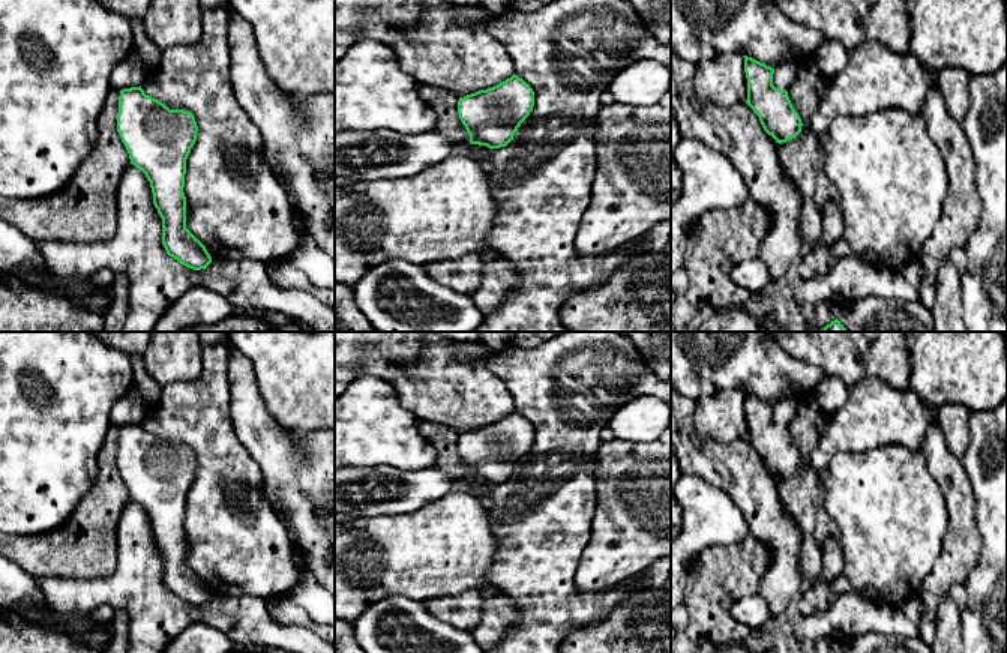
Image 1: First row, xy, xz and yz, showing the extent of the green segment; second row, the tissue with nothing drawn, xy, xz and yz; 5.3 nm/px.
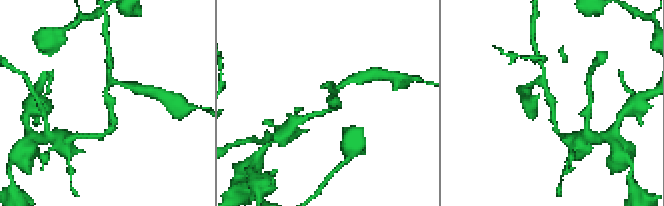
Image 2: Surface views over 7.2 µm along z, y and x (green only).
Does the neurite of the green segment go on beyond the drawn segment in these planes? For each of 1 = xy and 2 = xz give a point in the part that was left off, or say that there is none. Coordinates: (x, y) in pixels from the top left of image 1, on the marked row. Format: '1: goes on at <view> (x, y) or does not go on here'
1: does not go on here
2: does not go on here

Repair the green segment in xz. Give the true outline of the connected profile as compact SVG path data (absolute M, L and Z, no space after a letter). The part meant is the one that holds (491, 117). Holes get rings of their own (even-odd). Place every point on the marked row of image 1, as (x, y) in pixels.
M513 74L494 87L459 98L458 114L471 144L500 149L513 140L533 107L533 89Z

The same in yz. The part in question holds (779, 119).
M743 57L747 78L746 104L776 143L782 144L795 138L801 132L803 123L789 101L788 92L773 86L774 69L752 57Z

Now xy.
M140 87L120 90L117 132L131 164L150 182L162 218L162 245L180 264L201 270L212 263L206 246L186 228L186 159L198 126L189 111L170 110Z

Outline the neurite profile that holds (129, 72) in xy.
M134 57L123 60L110 75L110 89L123 90L140 87L147 75L147 69Z

